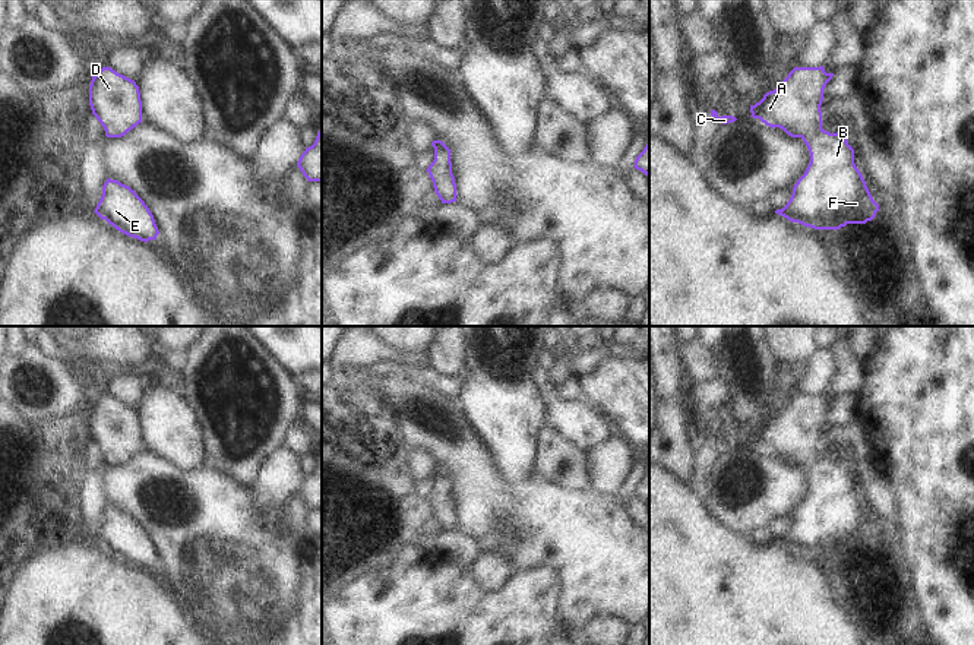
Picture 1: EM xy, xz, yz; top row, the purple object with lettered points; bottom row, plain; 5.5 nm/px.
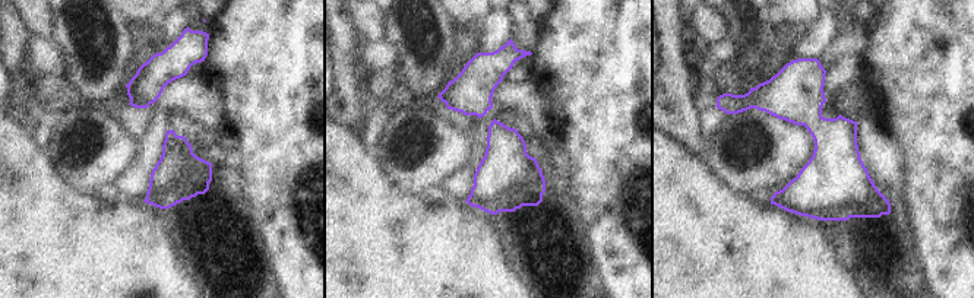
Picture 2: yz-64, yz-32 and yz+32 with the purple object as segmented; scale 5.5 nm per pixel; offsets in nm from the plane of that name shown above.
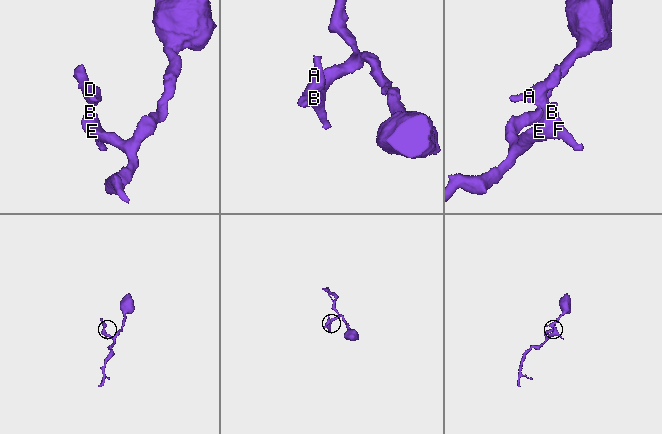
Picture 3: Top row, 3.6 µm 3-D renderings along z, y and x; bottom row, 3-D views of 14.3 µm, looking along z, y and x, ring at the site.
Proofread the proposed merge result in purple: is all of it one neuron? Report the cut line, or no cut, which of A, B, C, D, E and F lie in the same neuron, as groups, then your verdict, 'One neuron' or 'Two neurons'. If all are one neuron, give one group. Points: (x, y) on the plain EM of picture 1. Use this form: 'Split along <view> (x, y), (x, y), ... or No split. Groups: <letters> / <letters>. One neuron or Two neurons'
No split. Groups: A B C D E F. One neuron.

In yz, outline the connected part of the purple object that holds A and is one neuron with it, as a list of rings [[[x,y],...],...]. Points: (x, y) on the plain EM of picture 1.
[[[823,393],[794,395],[774,418],[750,433],[750,445],[806,471],[810,490],[787,532],[775,541],[815,557],[866,551],[879,538],[845,464],[822,456],[823,417],[832,404]]]

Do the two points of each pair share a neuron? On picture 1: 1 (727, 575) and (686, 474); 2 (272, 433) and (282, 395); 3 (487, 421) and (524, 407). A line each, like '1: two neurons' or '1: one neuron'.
1: two neurons
2: one neuron
3: one neuron

